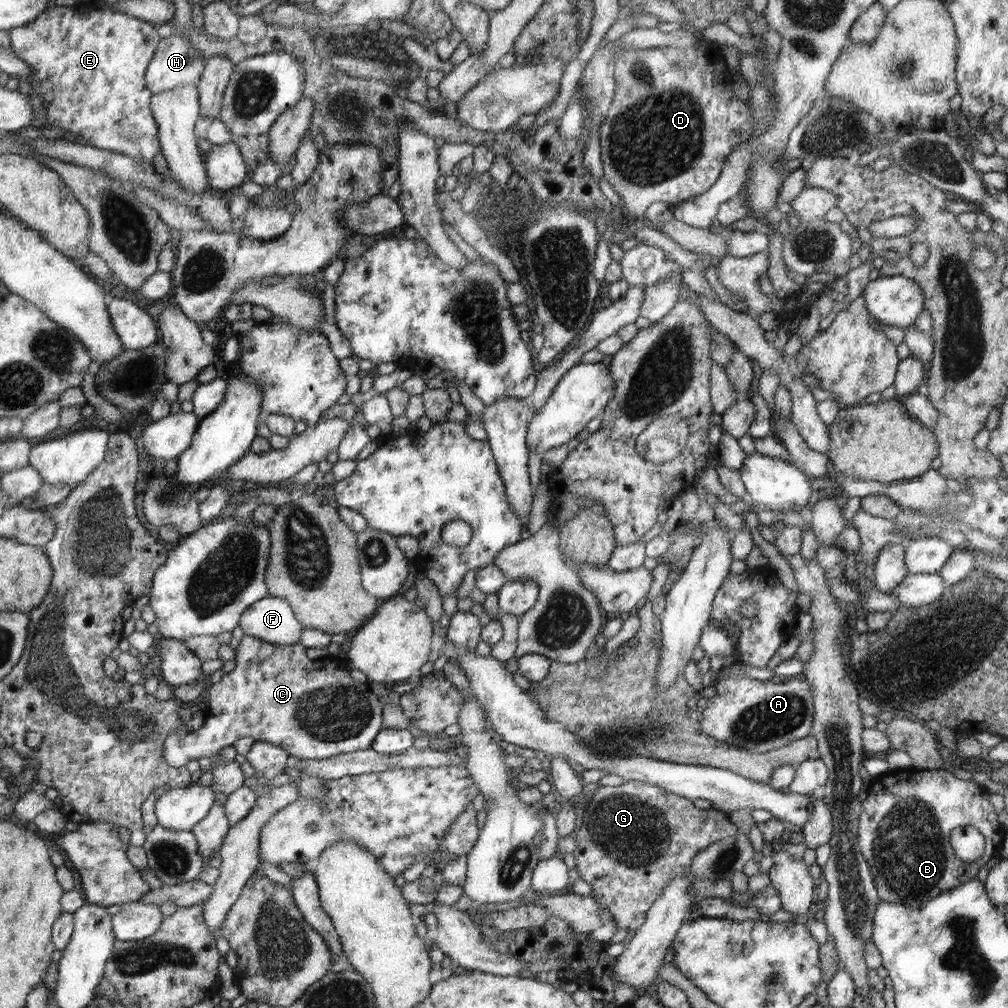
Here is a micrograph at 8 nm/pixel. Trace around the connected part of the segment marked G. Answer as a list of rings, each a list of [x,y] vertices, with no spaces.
[[[620,781],[602,786],[591,799],[582,825],[574,835],[576,870],[580,878],[592,886],[591,897],[613,916],[618,929],[628,928],[628,934],[634,934],[645,922],[650,908],[661,898],[666,885],[679,874],[689,871],[698,852],[722,838],[736,836],[738,830],[727,813],[712,808],[696,808],[693,800],[644,782]]]

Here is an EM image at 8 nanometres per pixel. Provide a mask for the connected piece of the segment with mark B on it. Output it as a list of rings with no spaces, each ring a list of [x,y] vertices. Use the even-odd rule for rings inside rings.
[[[908,767],[891,771],[868,782],[867,796],[862,801],[862,814],[859,816],[858,844],[861,853],[868,861],[875,880],[877,893],[882,901],[892,904],[918,906],[944,891],[972,881],[976,872],[996,854],[1006,833],[998,822],[997,812],[990,803],[991,792],[973,781],[957,778],[946,769],[917,769]],[[970,825],[986,836],[986,850],[980,866],[964,864],[953,852],[952,831],[956,827]]]

